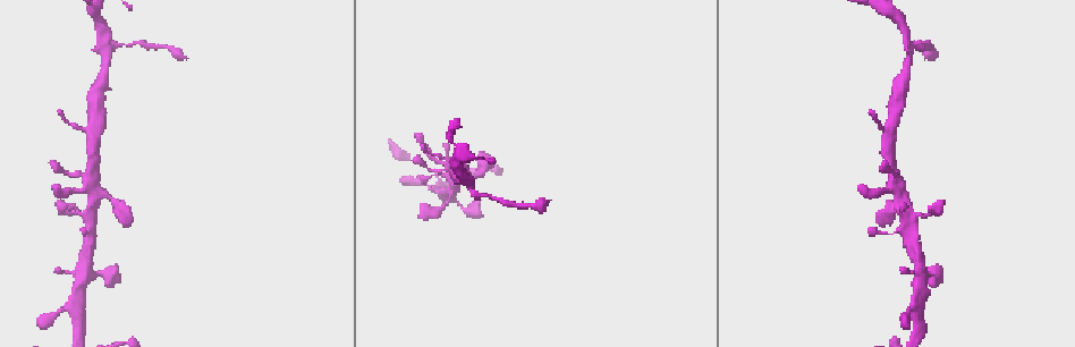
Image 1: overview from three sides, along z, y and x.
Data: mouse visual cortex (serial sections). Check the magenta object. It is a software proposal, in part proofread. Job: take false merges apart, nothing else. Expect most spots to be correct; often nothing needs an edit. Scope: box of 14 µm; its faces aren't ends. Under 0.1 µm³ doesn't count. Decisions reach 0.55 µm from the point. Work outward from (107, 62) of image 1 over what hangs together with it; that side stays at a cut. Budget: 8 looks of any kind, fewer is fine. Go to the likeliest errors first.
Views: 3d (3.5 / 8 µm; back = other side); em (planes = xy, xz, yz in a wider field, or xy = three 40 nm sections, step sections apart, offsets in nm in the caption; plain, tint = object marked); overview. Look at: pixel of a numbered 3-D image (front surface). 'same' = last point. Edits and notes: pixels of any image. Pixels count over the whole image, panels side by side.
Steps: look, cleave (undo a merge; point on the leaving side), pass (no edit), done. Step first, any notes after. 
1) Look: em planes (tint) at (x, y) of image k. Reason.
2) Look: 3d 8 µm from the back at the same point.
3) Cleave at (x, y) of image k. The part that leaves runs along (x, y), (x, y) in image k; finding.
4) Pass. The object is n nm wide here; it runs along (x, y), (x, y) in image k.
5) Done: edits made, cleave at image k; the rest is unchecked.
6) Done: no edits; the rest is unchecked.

Look: 3d 3.5 µm at (128, 45) of image 1. Sudden change in width.

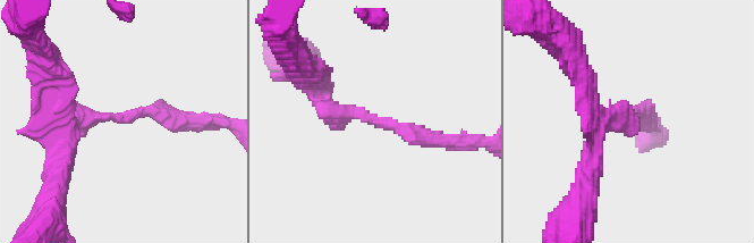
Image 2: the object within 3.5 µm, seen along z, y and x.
Look: em xy step 2 (tint) at (373, 119) of image 2.

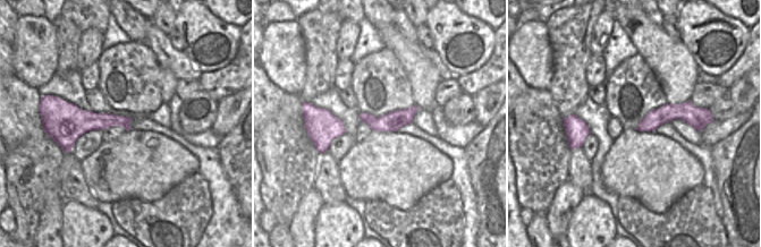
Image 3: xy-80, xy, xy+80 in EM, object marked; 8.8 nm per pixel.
Cleave at (408, 128) of image 2. The part that leaves runs along (373, 120), (440, 141), (482, 141) in image 2; two cells meet here.

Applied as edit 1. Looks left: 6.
Look: overview. See it whole again.

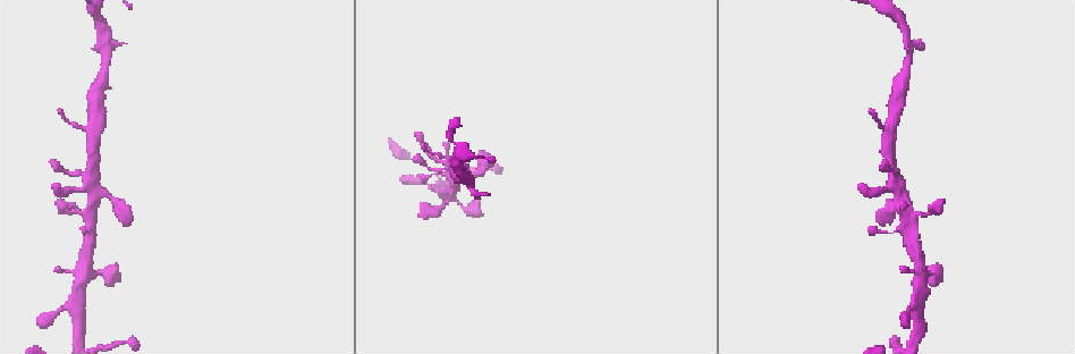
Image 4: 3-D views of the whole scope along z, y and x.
Look: 3d 3.5 µm at (94, 188) of image 4. Abrupt turn.

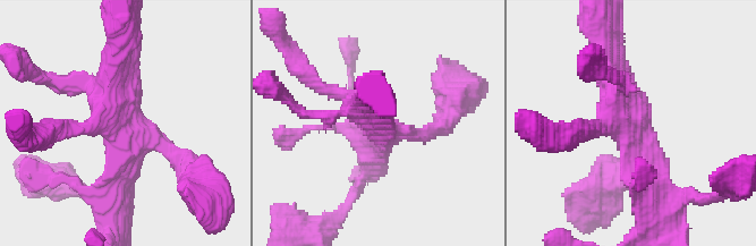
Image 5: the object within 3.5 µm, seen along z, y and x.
Look: em xy step 5 (tint) at (632, 128) of image 5. 4 arms meet here; the arms are 200, 200, 300, 400 nm wide.

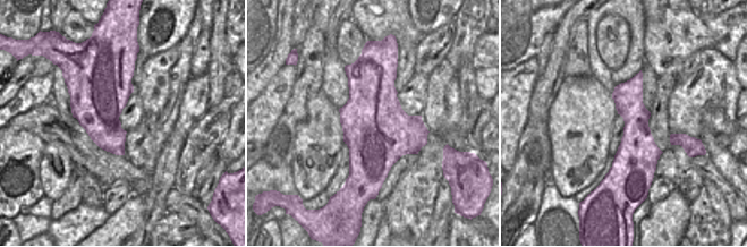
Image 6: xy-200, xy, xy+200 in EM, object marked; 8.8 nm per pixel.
Pass. It runs along (603, 57), (650, 196) in image 5; continuous, no second cell.

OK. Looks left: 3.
Look: 3d 3.5 µm at (470, 213) of image 4. Abrupt turn.

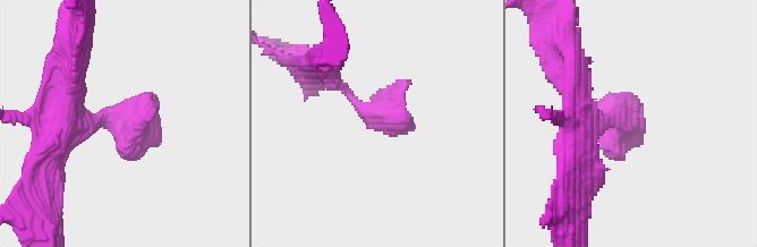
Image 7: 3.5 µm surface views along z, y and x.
Look: em xy step 1 (tint) at (123, 122) of image 7. Shape alone is not enough.

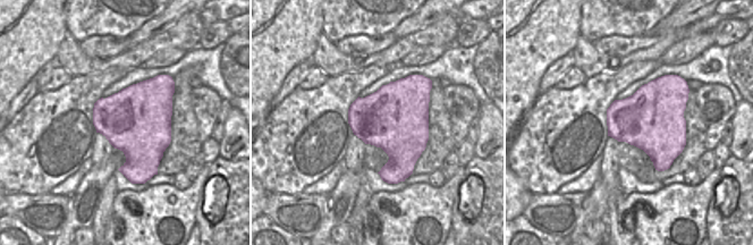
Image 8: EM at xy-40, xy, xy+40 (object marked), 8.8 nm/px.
Look: em xy step 5 (tint) at the same point. Another direction.

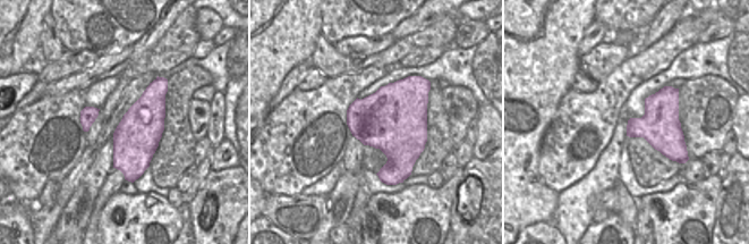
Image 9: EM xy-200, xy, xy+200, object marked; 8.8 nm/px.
Pass. All the same cell.

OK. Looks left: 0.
Done: edits made, cleave at image 2; the rest is unchecked.

